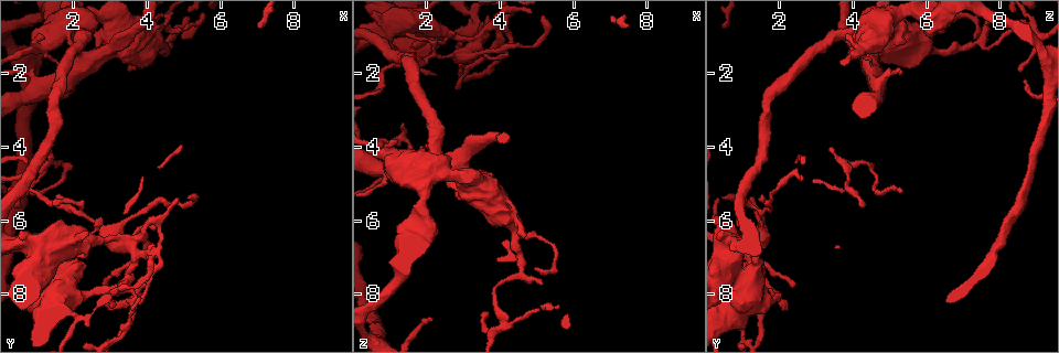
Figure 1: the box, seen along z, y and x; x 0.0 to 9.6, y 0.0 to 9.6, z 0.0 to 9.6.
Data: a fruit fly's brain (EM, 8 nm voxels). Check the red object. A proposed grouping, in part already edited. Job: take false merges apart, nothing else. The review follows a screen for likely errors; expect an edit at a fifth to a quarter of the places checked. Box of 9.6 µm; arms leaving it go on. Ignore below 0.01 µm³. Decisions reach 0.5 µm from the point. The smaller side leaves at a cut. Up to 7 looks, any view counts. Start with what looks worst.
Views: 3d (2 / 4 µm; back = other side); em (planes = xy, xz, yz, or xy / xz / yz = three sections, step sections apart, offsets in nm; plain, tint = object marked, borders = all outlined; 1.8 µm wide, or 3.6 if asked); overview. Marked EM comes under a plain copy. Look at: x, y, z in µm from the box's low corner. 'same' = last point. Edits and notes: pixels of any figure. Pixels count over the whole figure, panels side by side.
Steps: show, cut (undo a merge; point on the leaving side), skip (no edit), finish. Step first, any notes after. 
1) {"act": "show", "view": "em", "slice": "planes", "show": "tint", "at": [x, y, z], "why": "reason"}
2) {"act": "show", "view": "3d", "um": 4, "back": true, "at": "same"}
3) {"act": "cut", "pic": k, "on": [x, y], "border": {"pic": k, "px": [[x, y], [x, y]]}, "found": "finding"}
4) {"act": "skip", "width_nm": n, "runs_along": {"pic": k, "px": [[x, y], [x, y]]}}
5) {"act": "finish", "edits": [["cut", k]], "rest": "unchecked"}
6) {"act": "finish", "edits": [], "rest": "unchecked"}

{"act": "show", "view": "em", "slice": "planes", "show": "borders", "at": [3.20, 6.55, 1.15], "why": "a narrow waist"}

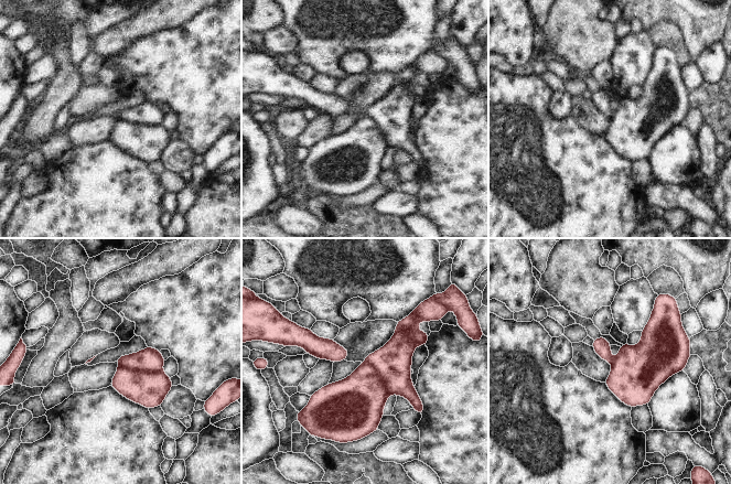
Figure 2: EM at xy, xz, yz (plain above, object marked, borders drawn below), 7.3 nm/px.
{"act": "skip", "width_nm": 300, "found": "all the same neuron"}

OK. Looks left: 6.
{"act": "show", "view": "em", "slice": "xz", "step": 16, "show": "borders", "at": [4.10, 0.65, 8.80], "why": "looks like a crossing"}

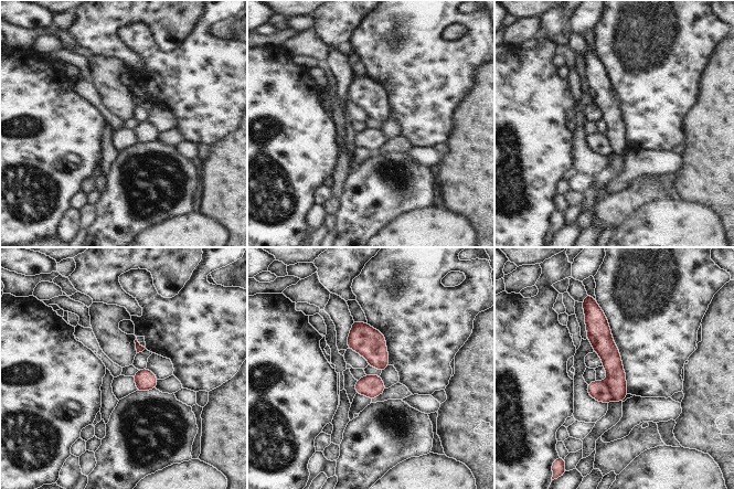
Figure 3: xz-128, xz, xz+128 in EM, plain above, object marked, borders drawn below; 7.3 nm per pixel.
{"act": "show", "view": "em", "slice": "planes", "show": "borders", "at": "same"}

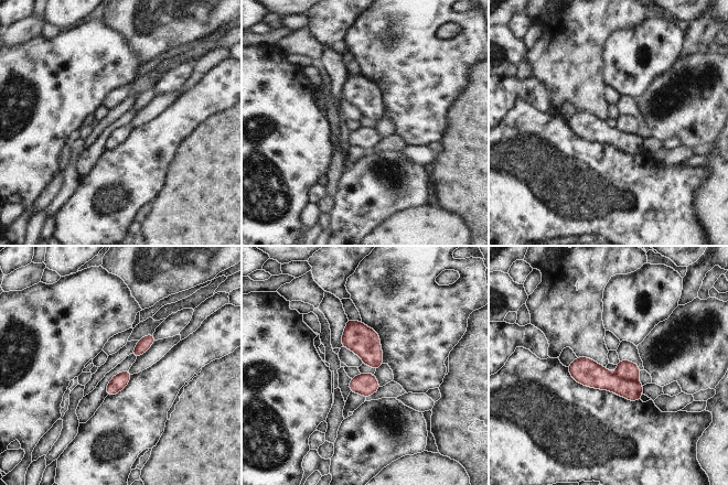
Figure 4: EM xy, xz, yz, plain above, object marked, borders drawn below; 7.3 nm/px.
{"act": "skip", "runs_along": {"pic": 4, "px": [[570, 368], [623, 383], [638, 397]]}, "found": "one neuron here"}

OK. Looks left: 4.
{"act": "show", "view": "em", "slice": "planes", "show": "tint", "at": [0.85, 6.75, 0.90], "why": "closes a loop"}

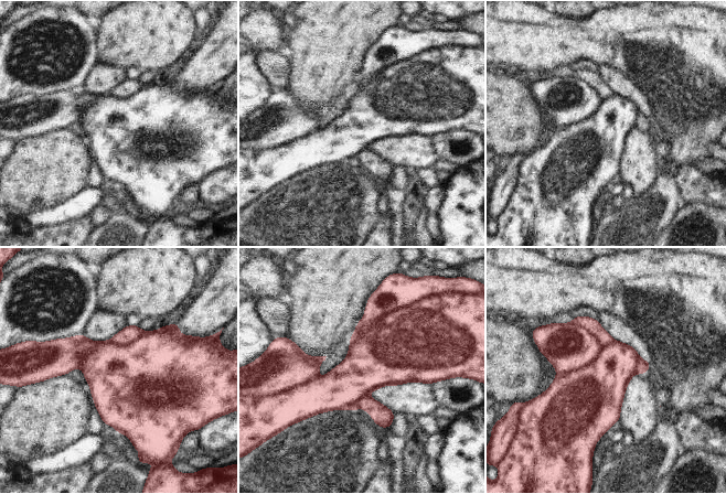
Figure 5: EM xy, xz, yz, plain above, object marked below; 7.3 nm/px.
{"act": "cut", "pic": 5, "on": [567, 346], "width_nm": 440, "border": {"pic": 5, "px": [[601, 341], [593, 361], [557, 376]]}, "found": "two neurons meet here"}

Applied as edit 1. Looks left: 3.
{"act": "finish", "edits": [["cut", 5]], "rest": "unchecked"}

